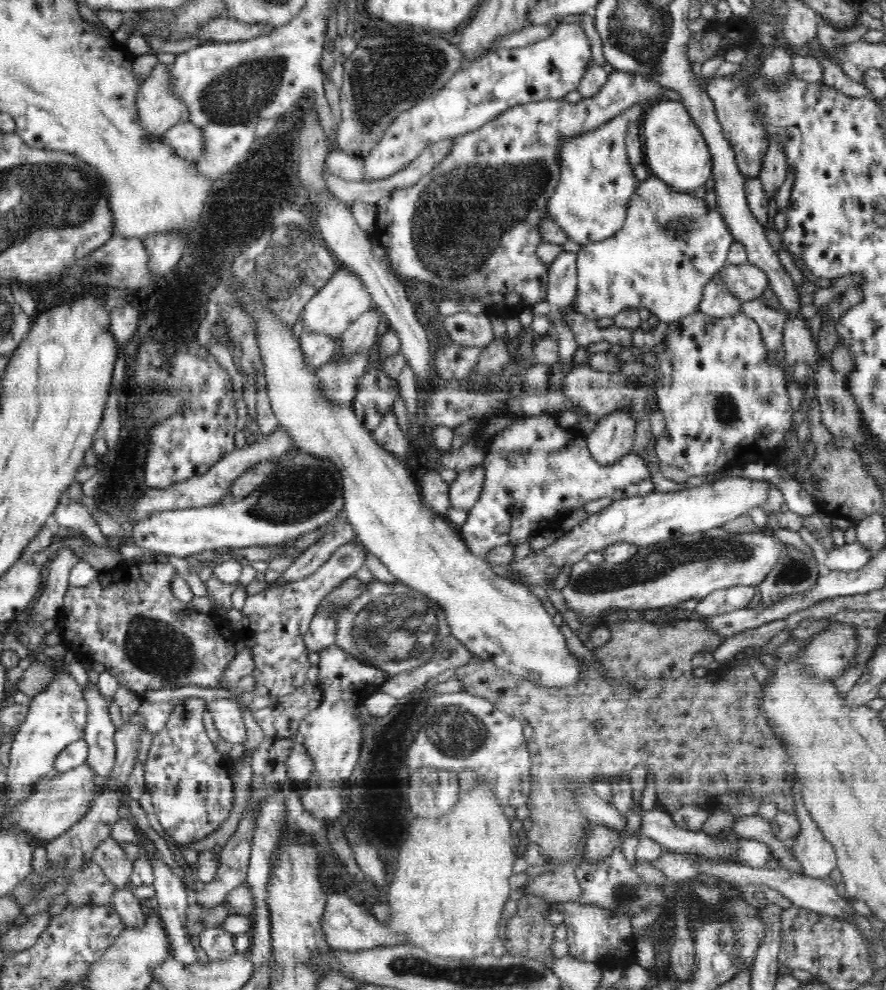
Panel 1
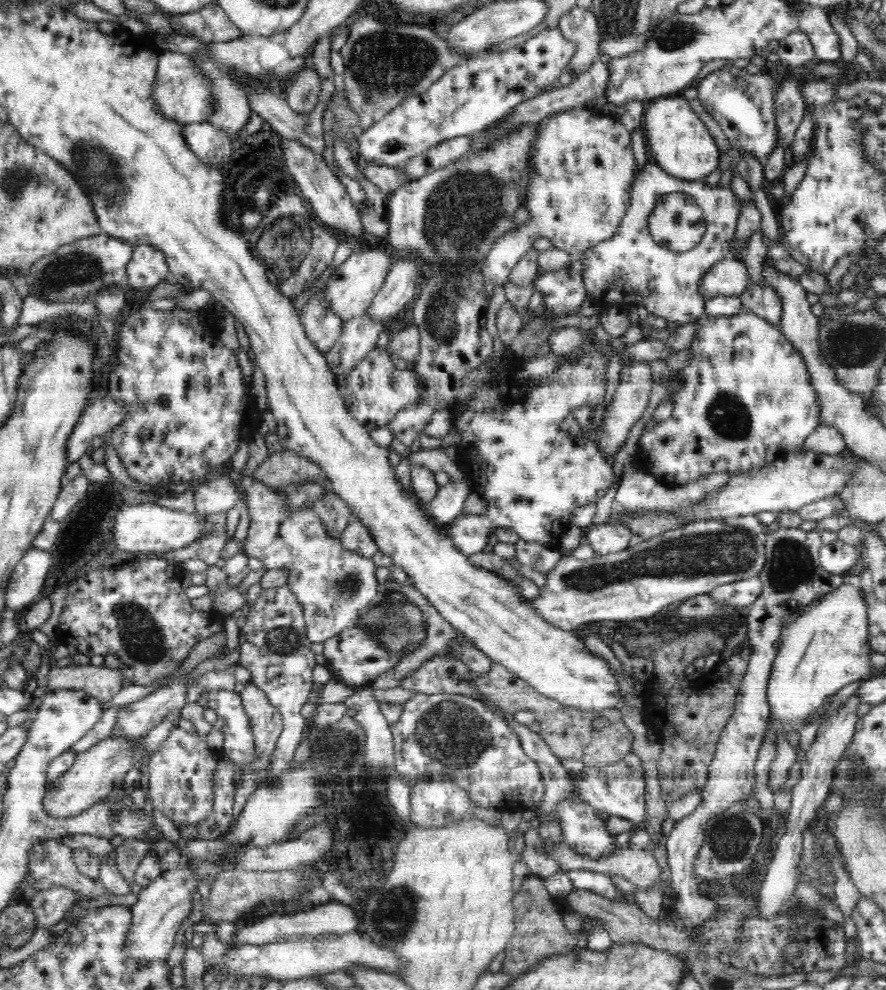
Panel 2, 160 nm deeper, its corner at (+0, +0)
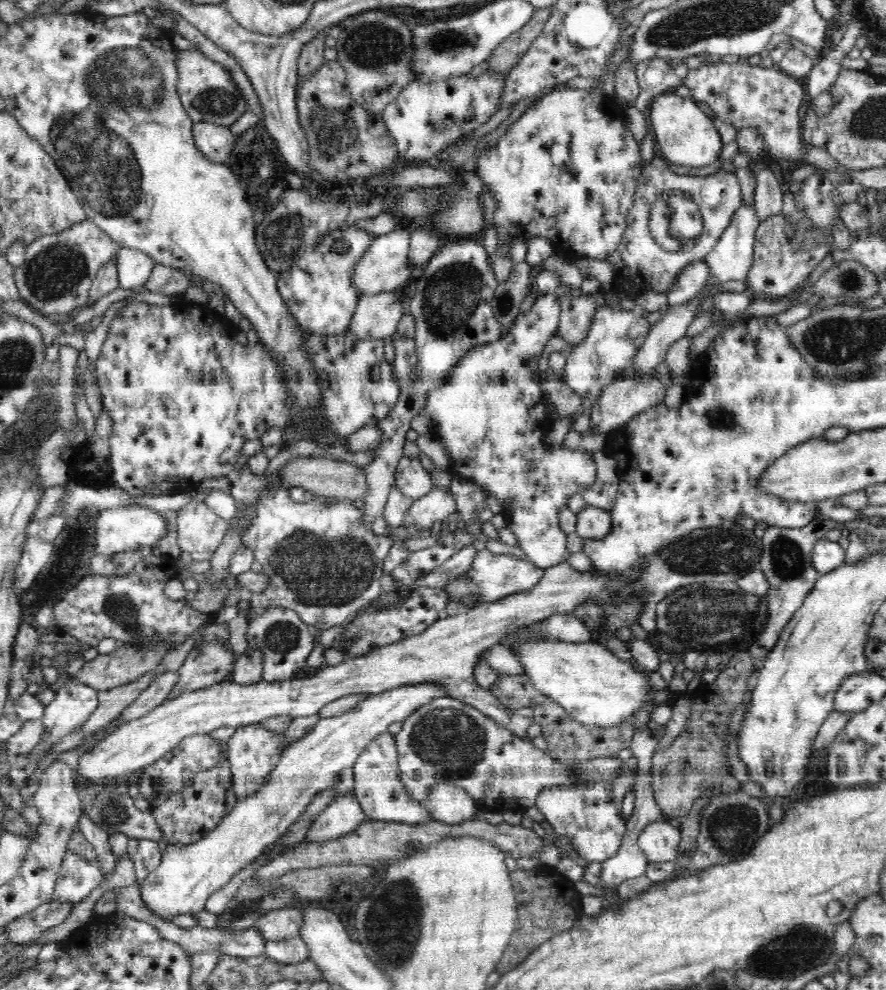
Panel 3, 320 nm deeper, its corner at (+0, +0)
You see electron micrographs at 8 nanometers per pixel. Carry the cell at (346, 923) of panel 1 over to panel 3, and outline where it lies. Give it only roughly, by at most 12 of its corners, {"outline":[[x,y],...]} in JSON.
{"outline":[[295,905],[259,918],[266,941],[299,937],[304,917]]}

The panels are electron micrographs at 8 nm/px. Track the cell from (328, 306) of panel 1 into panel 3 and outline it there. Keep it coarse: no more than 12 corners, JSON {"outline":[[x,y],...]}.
{"outline":[[408,229],[378,235],[354,266],[360,297],[412,276]]}

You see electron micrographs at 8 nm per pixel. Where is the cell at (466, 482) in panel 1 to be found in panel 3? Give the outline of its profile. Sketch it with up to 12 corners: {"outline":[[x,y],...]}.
{"outline":[[452,492],[414,499],[402,525],[422,534],[456,510]]}

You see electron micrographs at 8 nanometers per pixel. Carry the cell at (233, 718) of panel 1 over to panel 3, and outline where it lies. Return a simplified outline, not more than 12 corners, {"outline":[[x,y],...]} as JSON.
{"outline":[[238,726],[225,754],[238,800],[258,792],[286,731]]}

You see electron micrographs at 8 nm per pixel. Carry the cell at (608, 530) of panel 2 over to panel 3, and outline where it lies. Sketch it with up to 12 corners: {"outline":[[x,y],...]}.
{"outline":[[586,505],[575,515],[580,538],[599,539],[612,530],[612,517]]}

